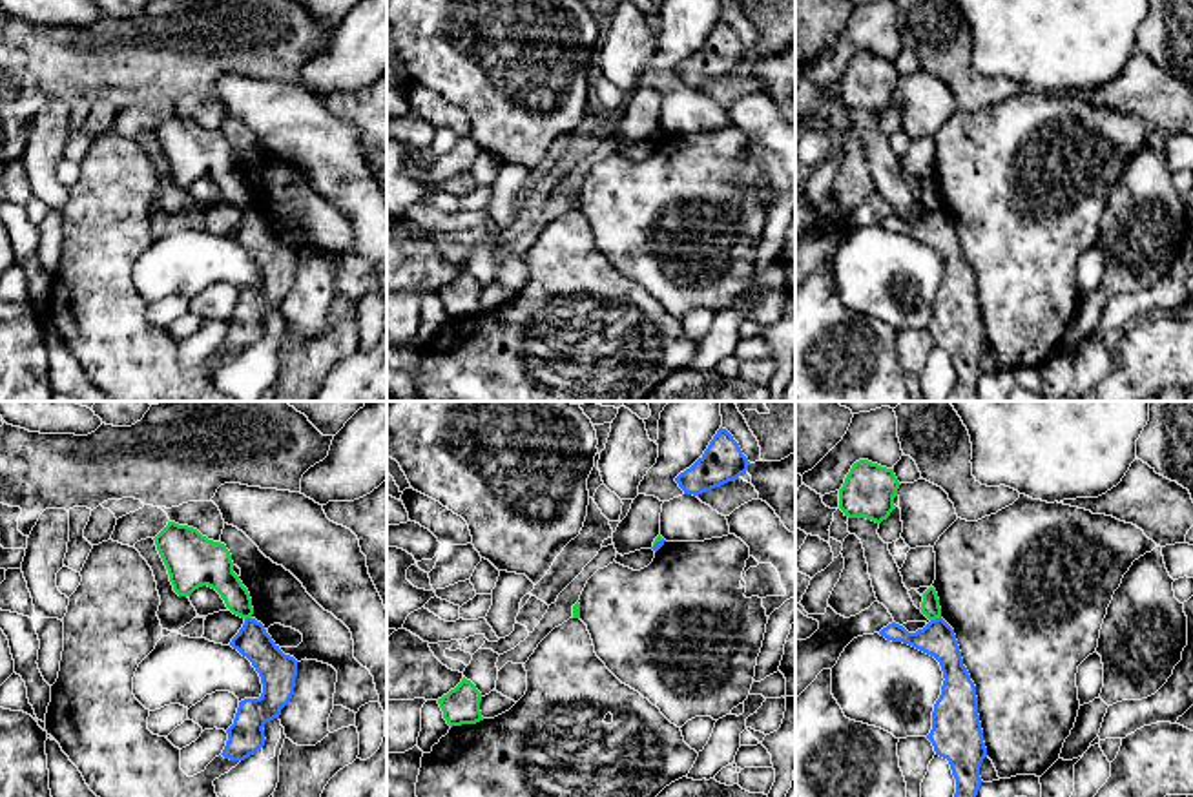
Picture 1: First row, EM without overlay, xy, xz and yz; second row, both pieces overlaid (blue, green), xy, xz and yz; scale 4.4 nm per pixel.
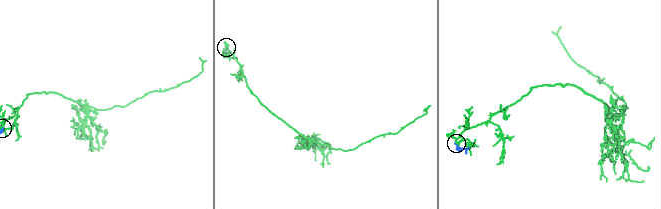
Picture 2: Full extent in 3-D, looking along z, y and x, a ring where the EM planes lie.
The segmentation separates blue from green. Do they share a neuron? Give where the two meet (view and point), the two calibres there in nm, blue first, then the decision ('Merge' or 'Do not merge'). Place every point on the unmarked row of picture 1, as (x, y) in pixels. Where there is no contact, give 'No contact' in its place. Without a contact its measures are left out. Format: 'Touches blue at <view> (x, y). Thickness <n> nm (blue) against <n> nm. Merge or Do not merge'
Touches blue at yz (936, 210). Thickness 160 nm (blue) against 80 nm. Do not merge

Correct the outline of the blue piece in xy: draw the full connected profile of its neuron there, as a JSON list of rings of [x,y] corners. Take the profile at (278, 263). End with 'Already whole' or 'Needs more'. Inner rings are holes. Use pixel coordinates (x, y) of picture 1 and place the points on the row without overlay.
[[[246,210],[230,237],[246,248],[261,268],[259,290],[239,294],[223,348],[244,352],[265,337],[265,316],[279,310],[296,279],[297,252],[285,246],[255,210]]]. Already whole

